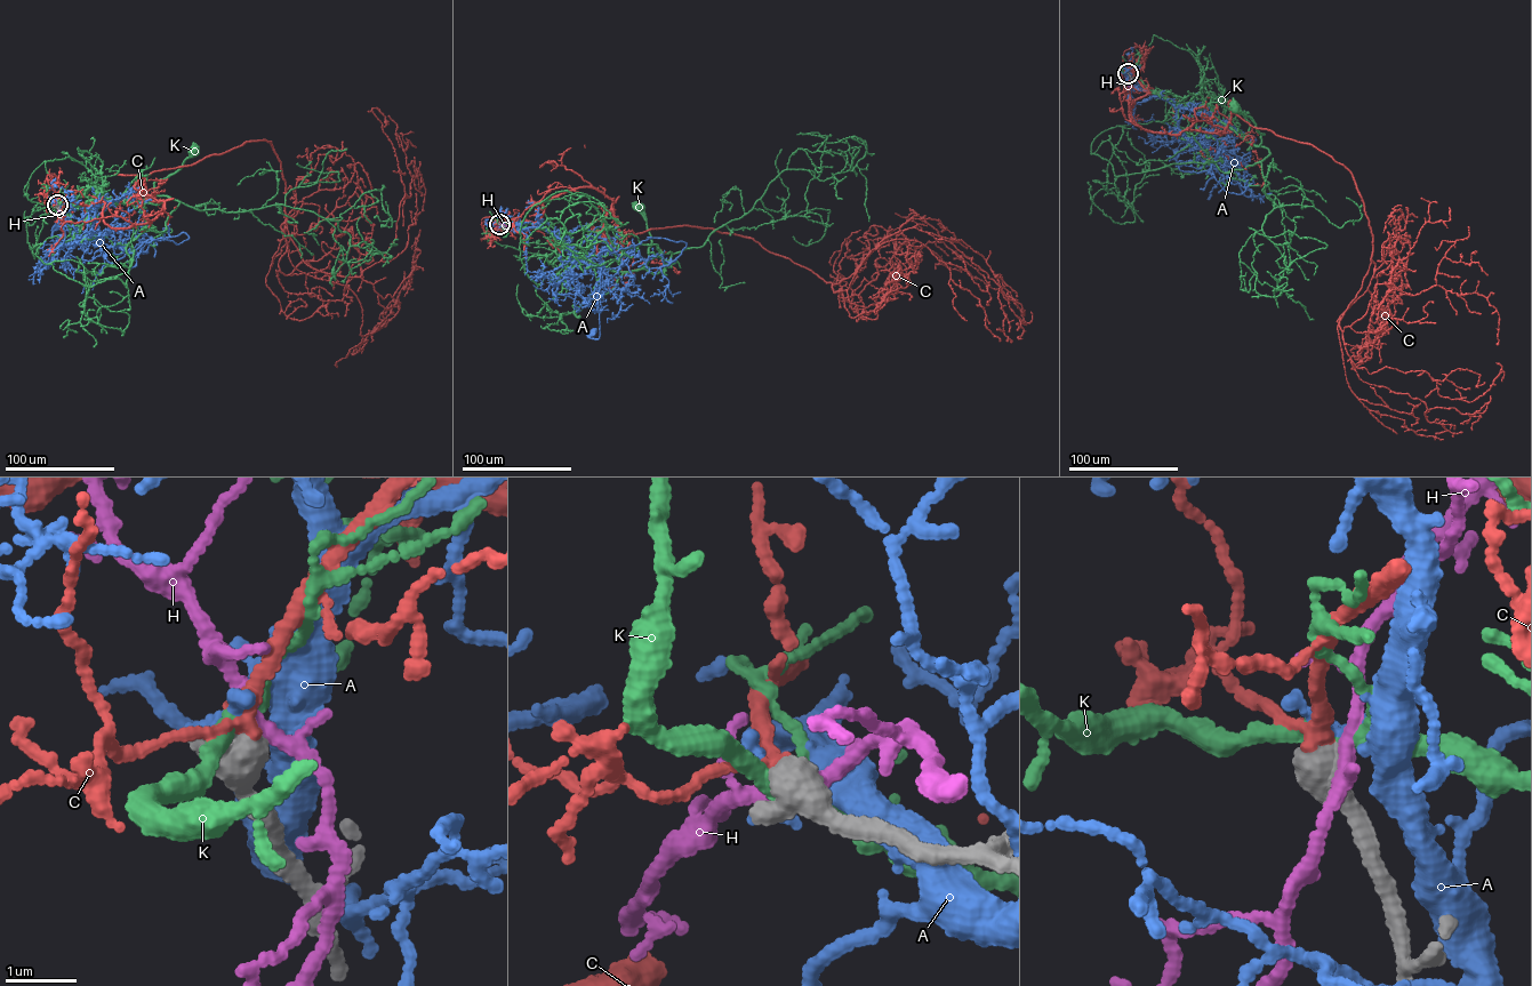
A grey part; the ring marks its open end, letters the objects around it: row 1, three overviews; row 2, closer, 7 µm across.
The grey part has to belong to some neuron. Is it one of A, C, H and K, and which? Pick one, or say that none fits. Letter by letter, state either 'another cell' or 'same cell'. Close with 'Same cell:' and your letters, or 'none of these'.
A: another cell
C: same cell
H: another cell
K: another cell
Same cell: C

